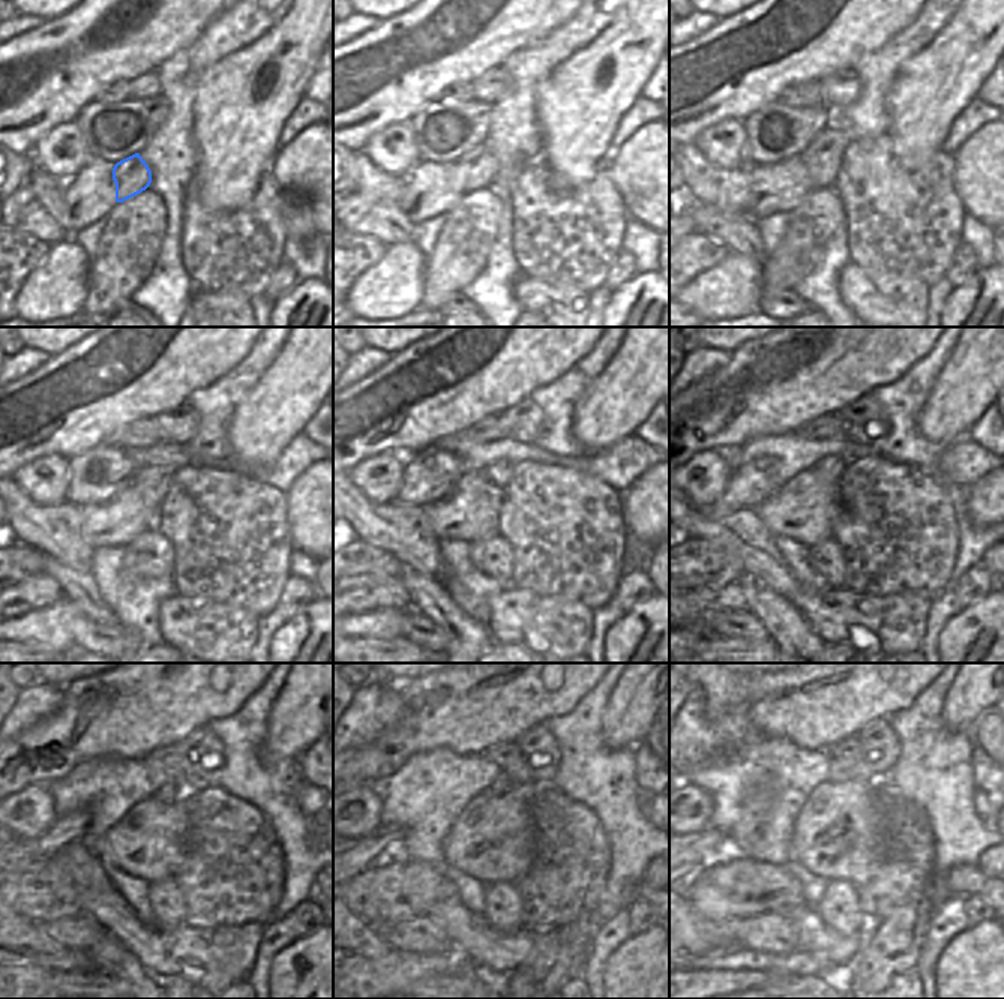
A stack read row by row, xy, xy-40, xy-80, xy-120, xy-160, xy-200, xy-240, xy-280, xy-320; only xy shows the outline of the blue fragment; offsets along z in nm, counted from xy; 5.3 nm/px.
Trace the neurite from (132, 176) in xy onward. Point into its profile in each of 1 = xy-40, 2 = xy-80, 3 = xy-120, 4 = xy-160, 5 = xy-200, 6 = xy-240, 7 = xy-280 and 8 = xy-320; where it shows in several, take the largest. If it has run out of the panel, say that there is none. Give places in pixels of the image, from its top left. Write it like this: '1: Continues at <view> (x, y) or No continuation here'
1: Continues at xy-40 (477, 167)
2: Continues at xy-80 (823, 156)
3: Continues at xy-120 (152, 482)
4: Continues at xy-160 (498, 473)
5: Continues at xy-200 (833, 465)
6: Continues at xy-240 (171, 792)
7: Continues at xy-280 (503, 783)
8: Continues at xy-320 (838, 770)

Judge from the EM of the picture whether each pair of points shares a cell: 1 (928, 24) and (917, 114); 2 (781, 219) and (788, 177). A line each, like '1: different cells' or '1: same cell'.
1: different cells
2: different cells

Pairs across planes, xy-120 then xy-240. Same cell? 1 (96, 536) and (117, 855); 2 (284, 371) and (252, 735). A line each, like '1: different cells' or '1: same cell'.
1: same cell
2: different cells

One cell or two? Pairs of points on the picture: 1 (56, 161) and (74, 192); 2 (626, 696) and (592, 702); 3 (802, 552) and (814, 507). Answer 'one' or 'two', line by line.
1: two
2: two
3: two

